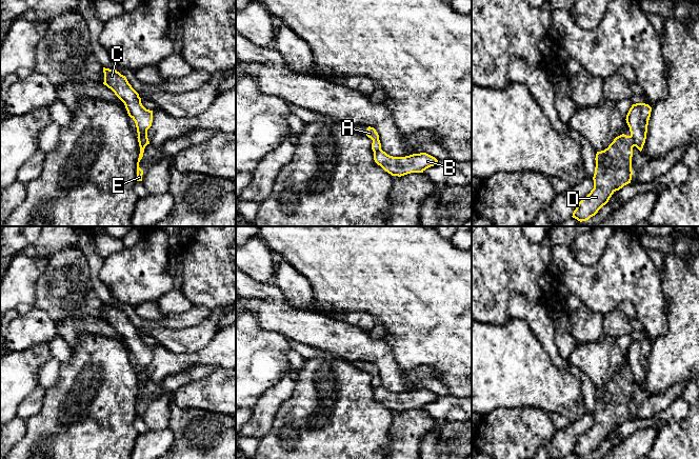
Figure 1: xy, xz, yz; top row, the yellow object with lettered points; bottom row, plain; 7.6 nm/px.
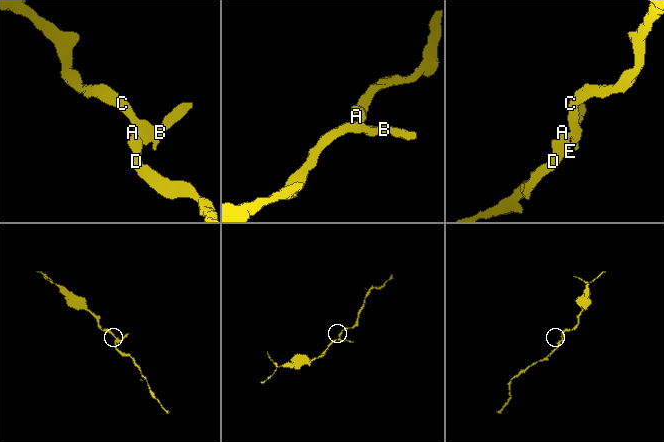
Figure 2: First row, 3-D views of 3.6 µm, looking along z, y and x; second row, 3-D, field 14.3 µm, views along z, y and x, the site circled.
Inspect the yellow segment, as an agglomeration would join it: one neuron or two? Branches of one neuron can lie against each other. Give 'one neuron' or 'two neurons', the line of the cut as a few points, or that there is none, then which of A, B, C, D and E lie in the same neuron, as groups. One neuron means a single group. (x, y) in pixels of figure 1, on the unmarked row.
two neurons | yz (631, 371), (634, 381) | A D E / B C

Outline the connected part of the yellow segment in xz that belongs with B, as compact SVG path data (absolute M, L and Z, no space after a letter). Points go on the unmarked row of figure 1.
M382 385L374 387L374 396L385 407L392 412L404 412L411 408L423 408L426 404L434 402L438 396L426 390L413 390L405 393L393 393Z

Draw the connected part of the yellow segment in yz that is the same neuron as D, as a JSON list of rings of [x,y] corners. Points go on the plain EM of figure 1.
[[[622,370],[607,384],[597,387],[594,424],[578,439],[573,454],[580,458],[588,456],[608,438],[616,426],[631,419],[633,383],[632,372]]]

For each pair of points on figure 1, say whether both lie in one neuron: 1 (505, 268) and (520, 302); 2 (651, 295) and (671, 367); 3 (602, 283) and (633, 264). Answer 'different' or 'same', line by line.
1: different
2: different
3: same

